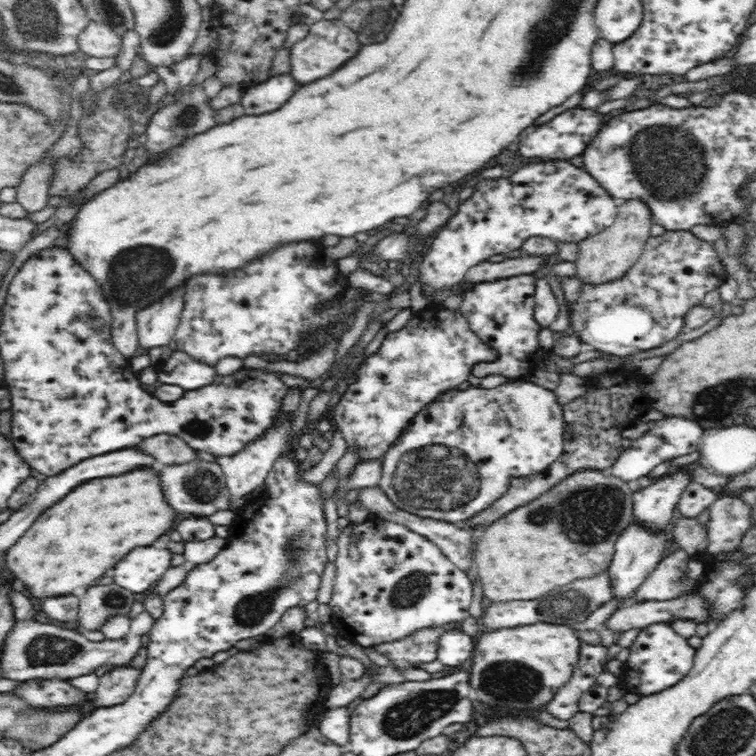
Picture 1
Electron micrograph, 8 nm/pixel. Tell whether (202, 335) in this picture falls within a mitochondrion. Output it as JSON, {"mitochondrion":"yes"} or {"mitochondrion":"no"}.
{"mitochondrion":"no"}

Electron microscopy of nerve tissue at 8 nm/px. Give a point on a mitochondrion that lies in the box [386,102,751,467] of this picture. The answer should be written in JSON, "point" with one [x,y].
{"point":[670,166]}

